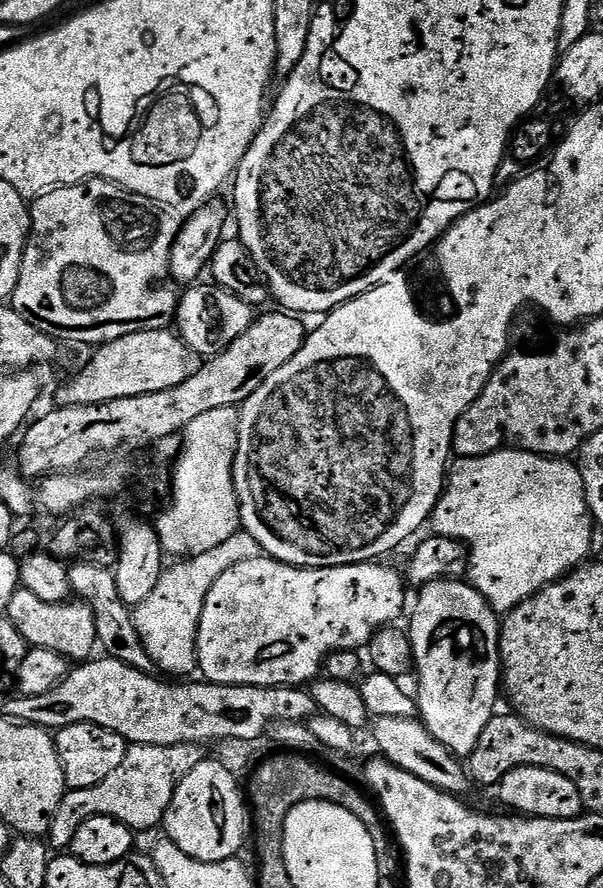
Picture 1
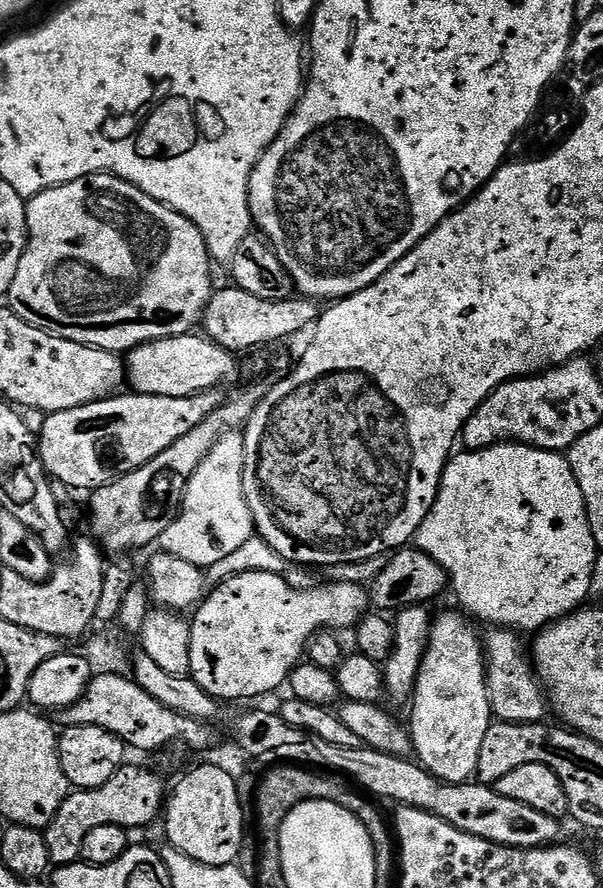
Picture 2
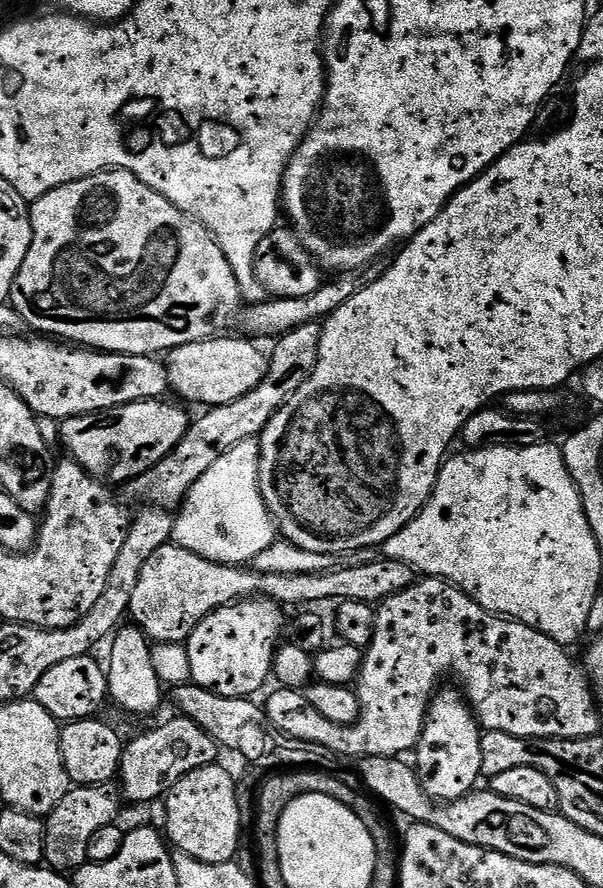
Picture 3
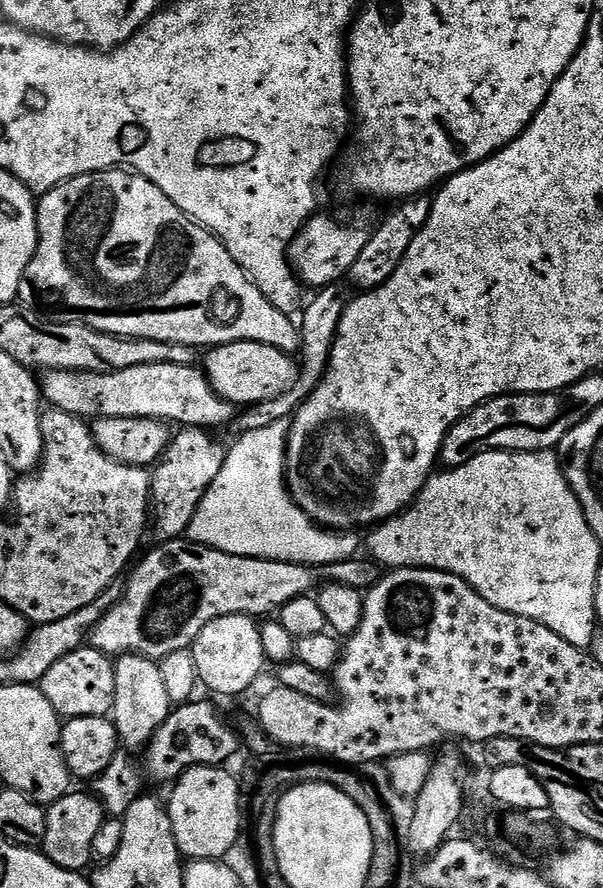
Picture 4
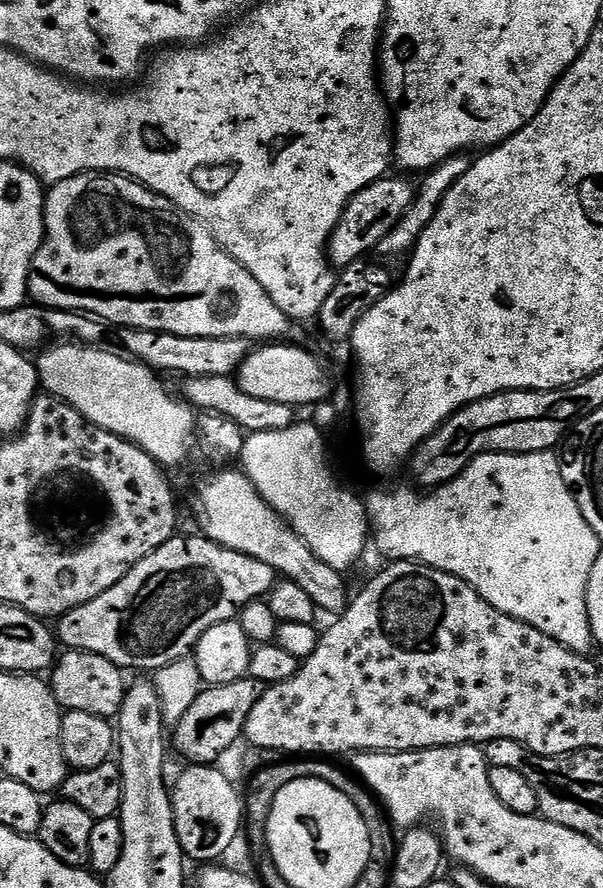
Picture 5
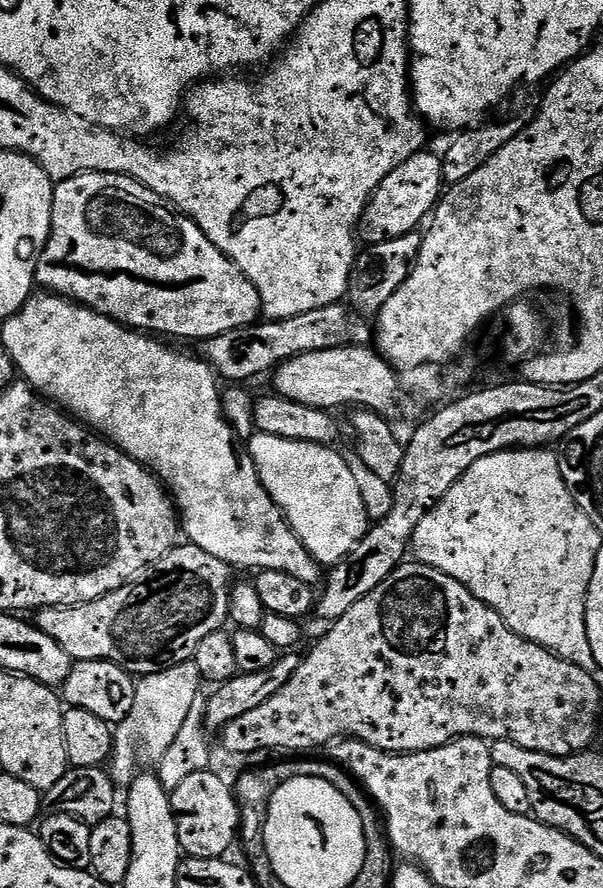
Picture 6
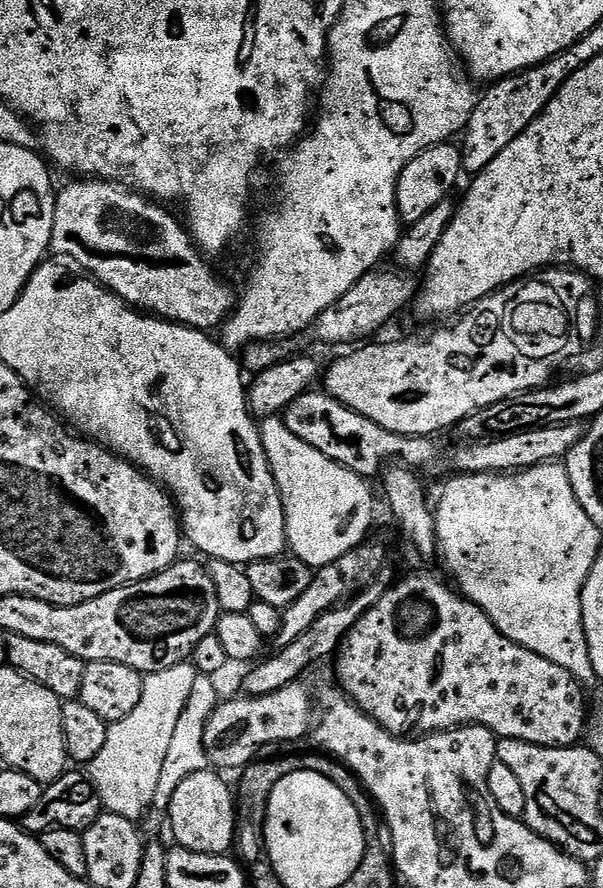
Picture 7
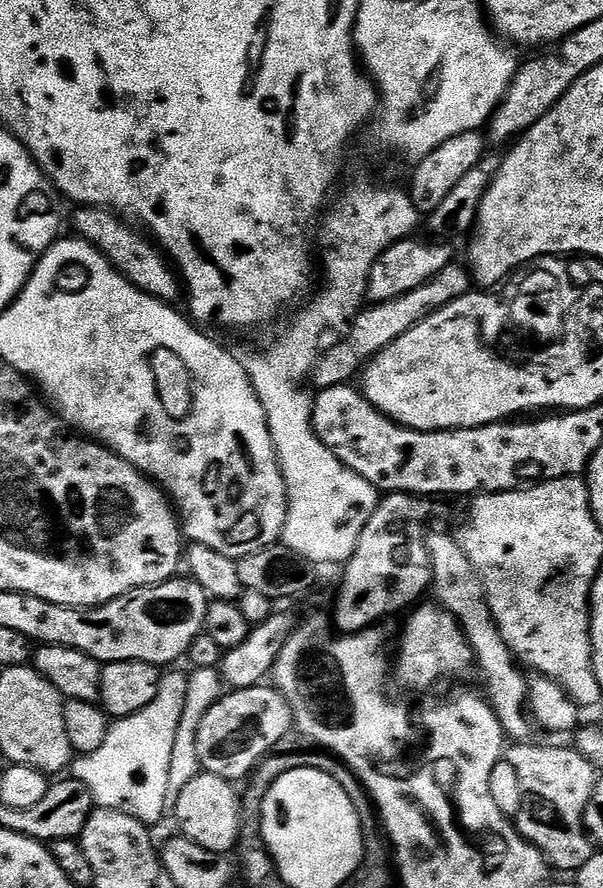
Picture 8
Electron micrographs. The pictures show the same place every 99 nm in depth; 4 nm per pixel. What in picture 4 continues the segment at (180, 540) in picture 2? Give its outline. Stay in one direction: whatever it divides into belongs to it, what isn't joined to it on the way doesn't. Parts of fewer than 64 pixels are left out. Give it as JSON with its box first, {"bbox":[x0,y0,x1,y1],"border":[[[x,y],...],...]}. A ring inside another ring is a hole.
{"bbox":[186,423,357,564],"border":[[[283,423],[271,424],[262,430],[240,434],[227,449],[224,465],[208,486],[186,536],[195,544],[217,548],[235,556],[253,556],[263,560],[289,560],[295,564],[333,564],[351,560],[357,555],[355,535],[344,530],[329,530],[317,526],[292,500],[286,483],[286,441],[288,428]]]}

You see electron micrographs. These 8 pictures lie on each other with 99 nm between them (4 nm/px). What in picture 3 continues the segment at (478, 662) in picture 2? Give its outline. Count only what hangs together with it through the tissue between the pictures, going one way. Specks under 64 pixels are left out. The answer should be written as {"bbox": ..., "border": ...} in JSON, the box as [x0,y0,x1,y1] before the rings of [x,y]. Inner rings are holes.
{"bbox":[414,686,482,800],"border":[[[444,686],[432,698],[424,730],[414,749],[415,767],[422,786],[435,800],[457,800],[482,780],[482,729],[476,713],[459,687]]]}

